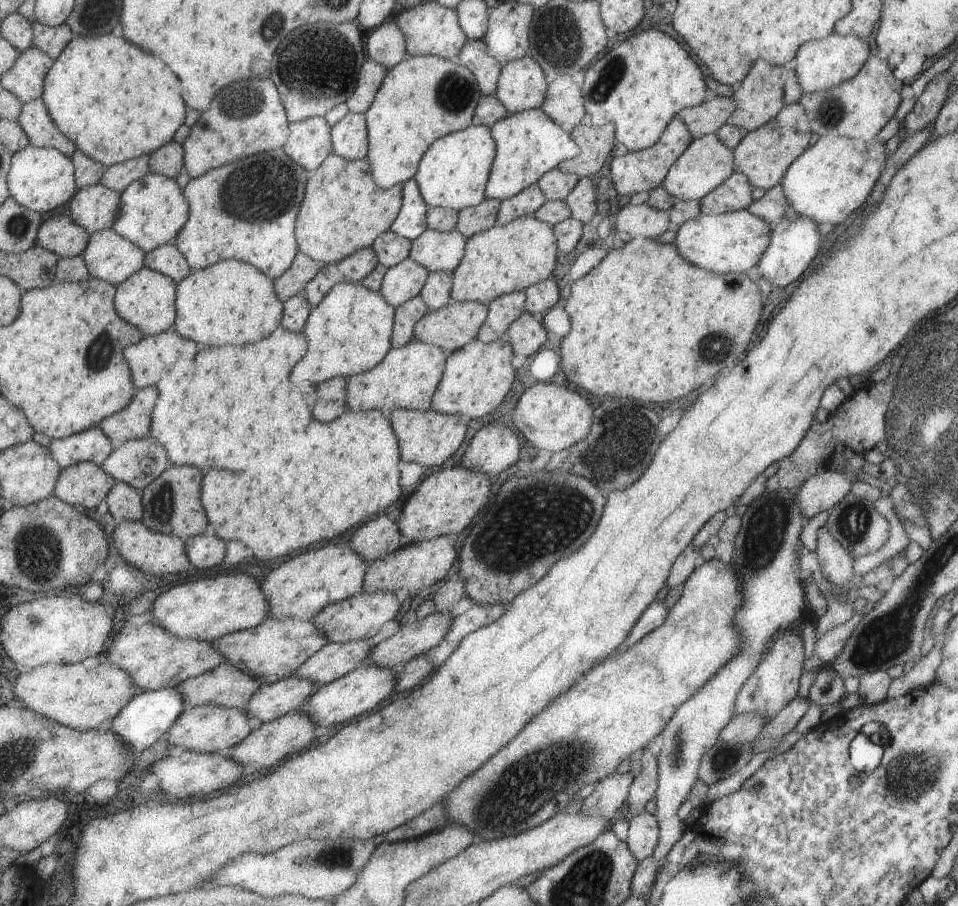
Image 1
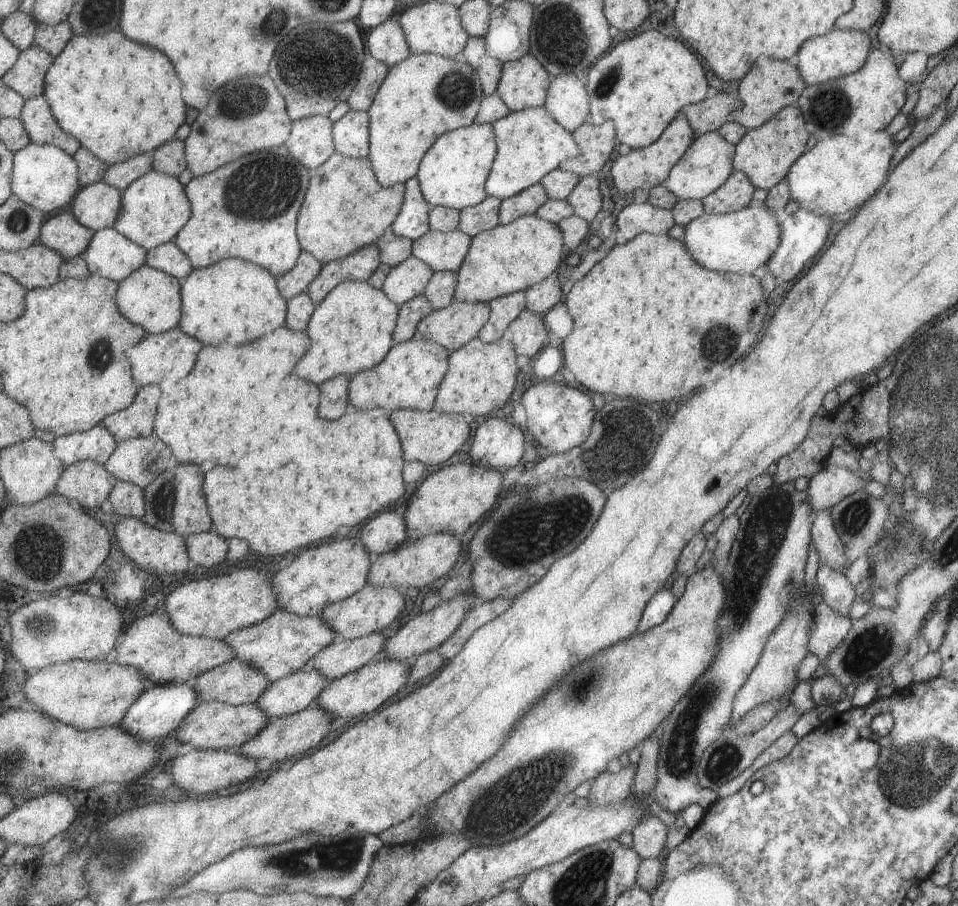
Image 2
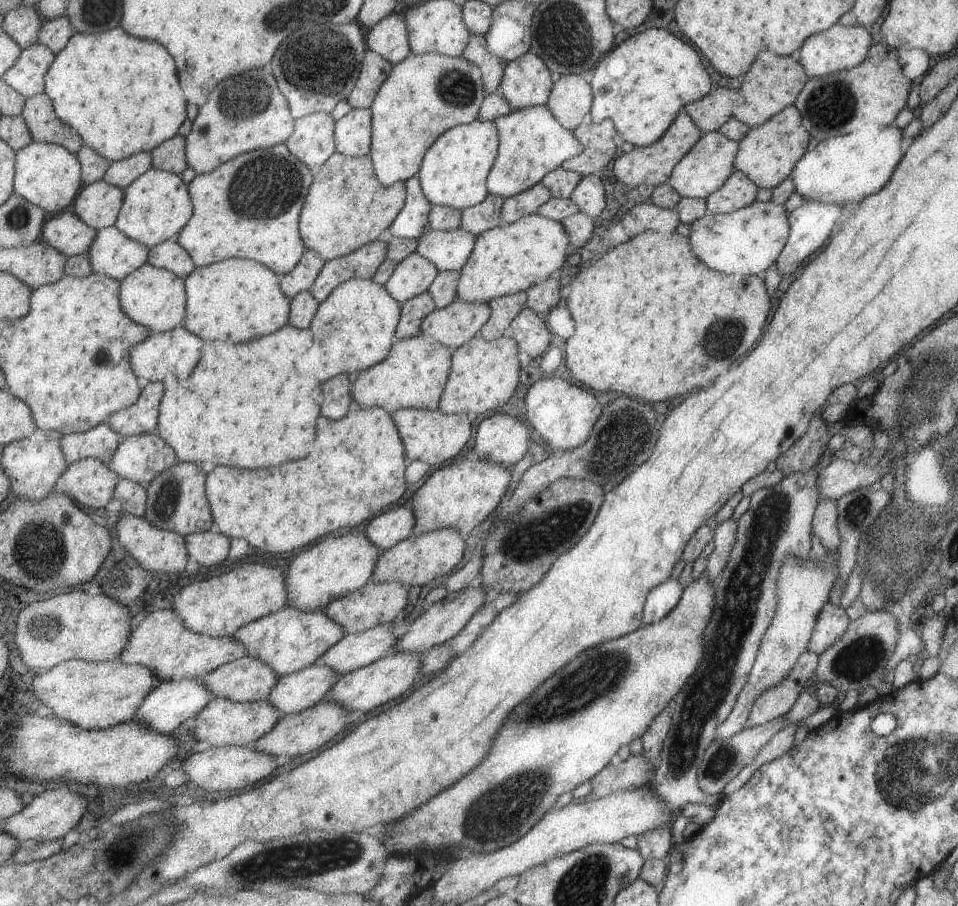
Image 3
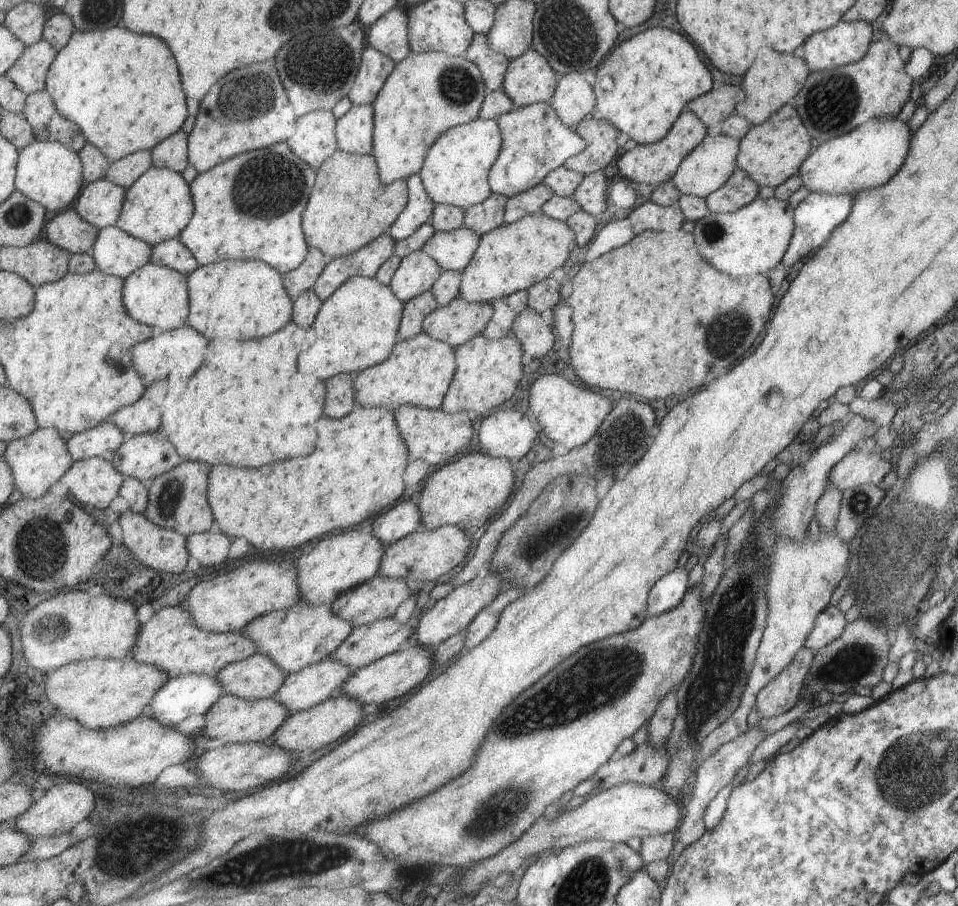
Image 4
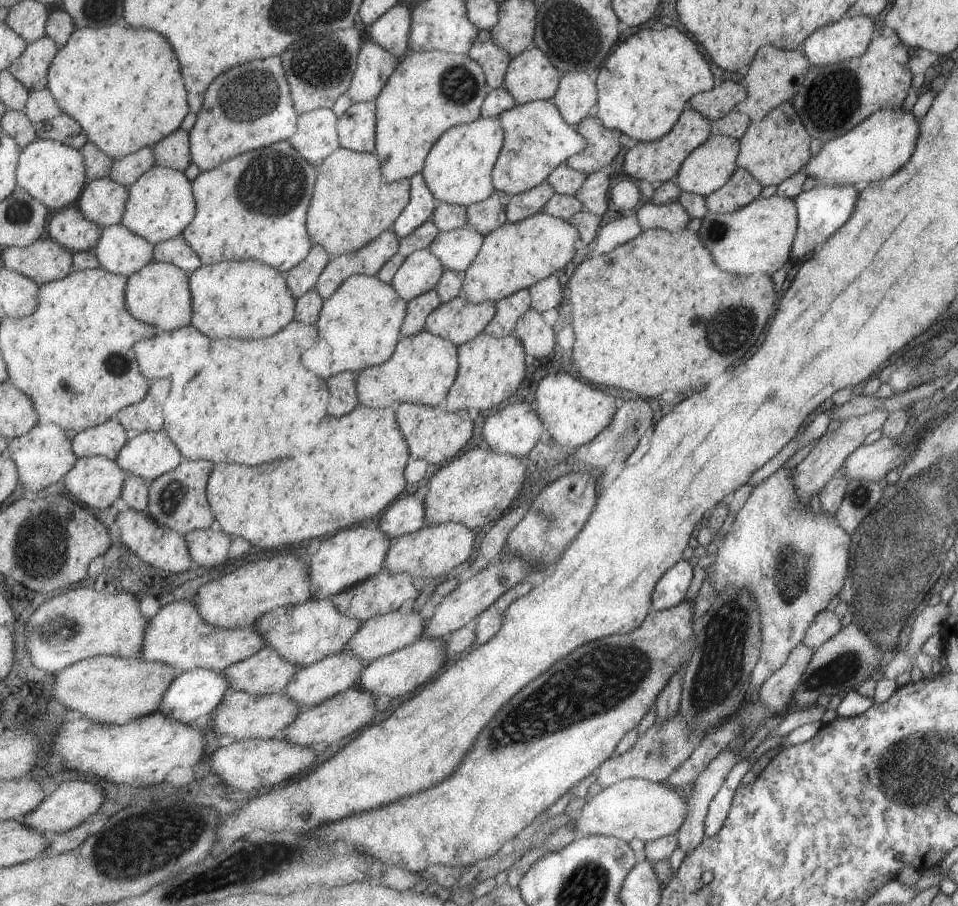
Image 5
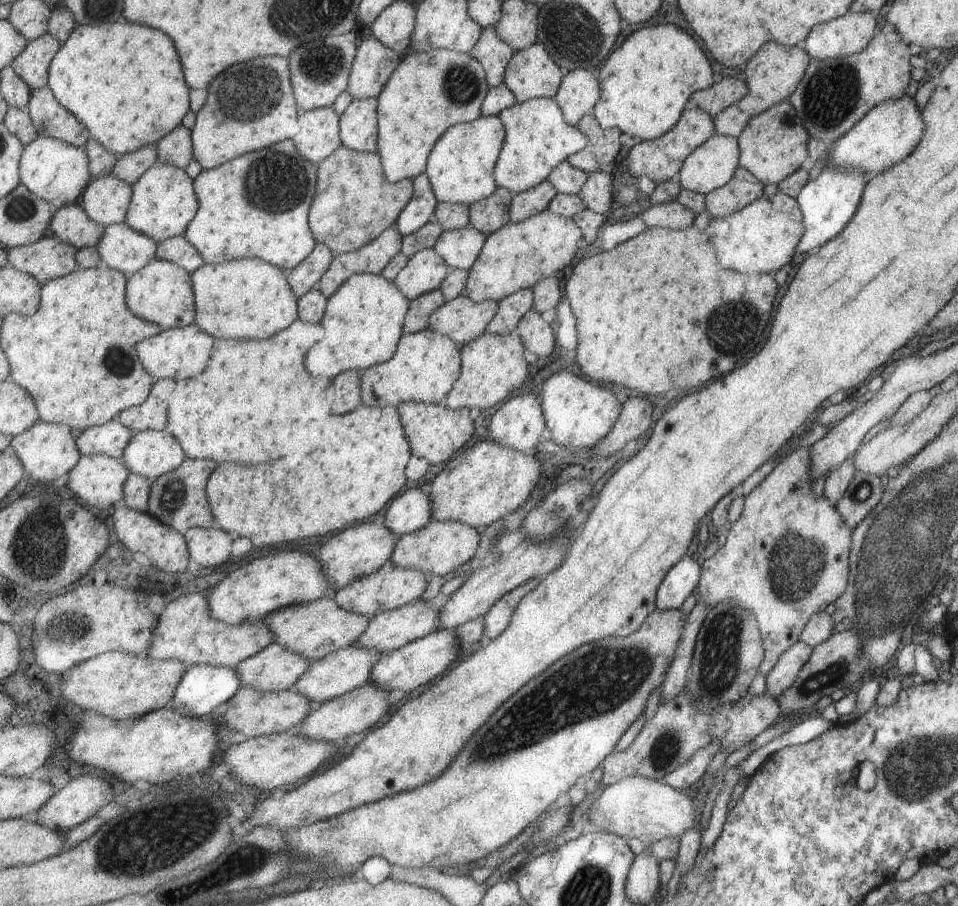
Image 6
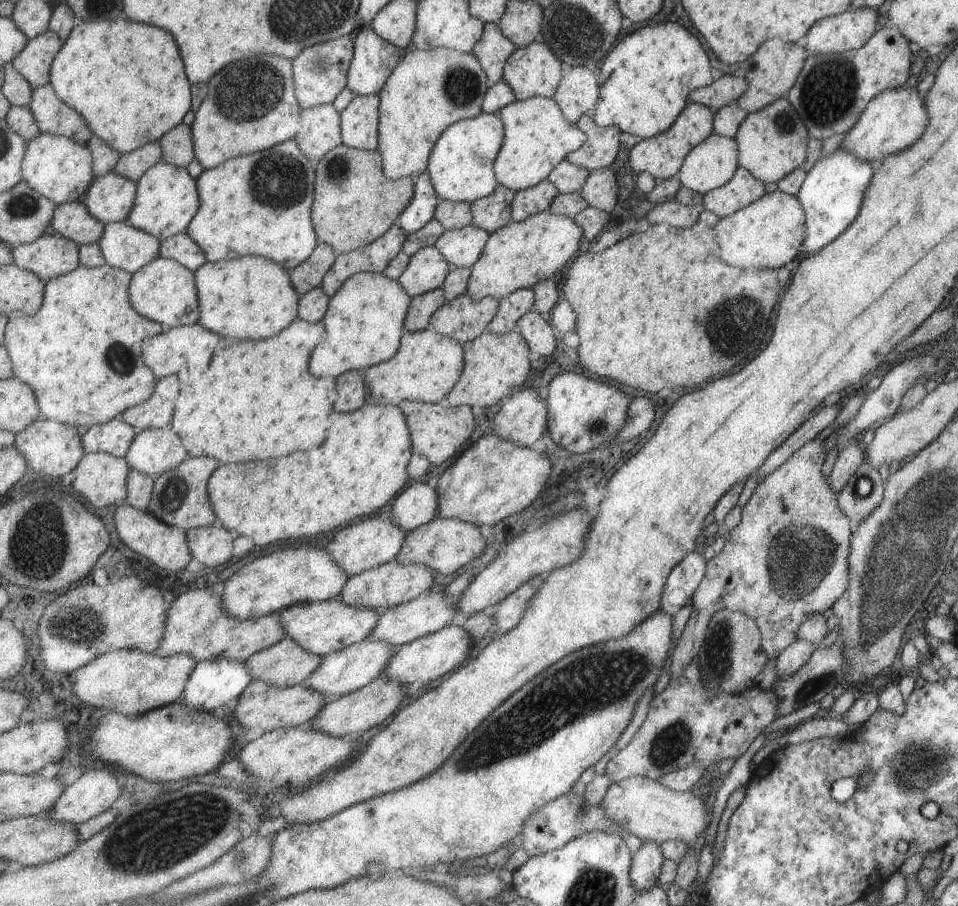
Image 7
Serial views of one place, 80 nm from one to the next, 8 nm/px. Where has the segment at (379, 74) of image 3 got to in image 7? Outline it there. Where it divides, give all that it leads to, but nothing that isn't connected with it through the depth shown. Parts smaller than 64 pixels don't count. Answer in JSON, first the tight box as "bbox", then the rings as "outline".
{"bbox":[346,26,399,95],"outline":[[[366,26],[353,40],[353,58],[346,74],[346,87],[355,95],[377,95],[399,62],[399,49]]]}

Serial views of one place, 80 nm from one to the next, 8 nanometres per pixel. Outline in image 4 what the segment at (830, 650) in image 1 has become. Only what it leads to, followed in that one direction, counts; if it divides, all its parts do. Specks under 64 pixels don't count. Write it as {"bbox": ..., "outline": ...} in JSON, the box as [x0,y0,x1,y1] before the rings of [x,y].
{"bbox":[804,607,845,653],"outline":[[[827,607],[814,621],[813,629],[807,634],[804,646],[813,653],[841,636],[845,628],[844,614],[837,607]]]}

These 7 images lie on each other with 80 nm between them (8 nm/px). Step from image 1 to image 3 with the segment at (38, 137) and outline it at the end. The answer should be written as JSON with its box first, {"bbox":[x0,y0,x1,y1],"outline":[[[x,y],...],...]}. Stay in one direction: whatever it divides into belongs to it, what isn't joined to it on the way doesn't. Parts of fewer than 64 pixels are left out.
{"bbox":[20,92,82,154],"outline":[[[44,92],[24,99],[20,116],[36,143],[53,143],[74,154],[82,145],[79,135],[57,118],[51,101]]]}

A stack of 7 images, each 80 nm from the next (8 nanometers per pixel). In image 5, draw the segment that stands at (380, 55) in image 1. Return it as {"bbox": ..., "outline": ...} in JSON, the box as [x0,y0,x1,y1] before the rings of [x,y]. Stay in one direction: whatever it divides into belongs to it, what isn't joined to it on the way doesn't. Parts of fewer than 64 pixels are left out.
{"bbox":[369,2,411,60],"outline":[[[400,2],[391,6],[369,26],[369,37],[382,50],[401,60],[408,48],[411,6]]]}

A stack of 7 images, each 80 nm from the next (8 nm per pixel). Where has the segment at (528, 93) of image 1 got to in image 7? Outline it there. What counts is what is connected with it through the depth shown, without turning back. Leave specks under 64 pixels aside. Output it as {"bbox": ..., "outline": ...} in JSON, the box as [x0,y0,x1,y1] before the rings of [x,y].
{"bbox":[502,40,561,101],"outline":[[[535,40],[509,55],[502,68],[502,80],[511,87],[517,101],[534,96],[552,98],[561,80],[559,70],[560,60],[545,43]]]}

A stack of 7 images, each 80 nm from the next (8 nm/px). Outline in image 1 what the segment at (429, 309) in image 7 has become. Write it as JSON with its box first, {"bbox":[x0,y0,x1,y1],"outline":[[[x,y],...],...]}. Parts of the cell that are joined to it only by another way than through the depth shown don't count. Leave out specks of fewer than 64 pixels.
{"bbox":[390,295,429,348],"outline":[[[417,295],[394,308],[393,326],[390,338],[392,348],[405,346],[413,340],[413,325],[429,310],[423,299]]]}

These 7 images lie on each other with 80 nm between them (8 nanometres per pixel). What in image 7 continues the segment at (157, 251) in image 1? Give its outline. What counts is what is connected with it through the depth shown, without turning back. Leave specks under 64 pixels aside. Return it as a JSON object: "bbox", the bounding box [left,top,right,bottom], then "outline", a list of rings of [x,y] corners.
{"bbox":[158,232,206,272],"outline":[[[186,232],[177,233],[160,241],[158,256],[162,259],[174,260],[191,272],[206,262],[202,250]]]}

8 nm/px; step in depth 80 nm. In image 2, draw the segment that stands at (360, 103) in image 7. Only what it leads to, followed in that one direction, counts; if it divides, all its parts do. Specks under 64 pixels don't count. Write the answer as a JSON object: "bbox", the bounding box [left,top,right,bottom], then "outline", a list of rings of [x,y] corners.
{"bbox":[332,111,368,159],"outline":[[[348,111],[332,122],[332,141],[335,152],[344,157],[362,159],[368,156],[367,111]]]}

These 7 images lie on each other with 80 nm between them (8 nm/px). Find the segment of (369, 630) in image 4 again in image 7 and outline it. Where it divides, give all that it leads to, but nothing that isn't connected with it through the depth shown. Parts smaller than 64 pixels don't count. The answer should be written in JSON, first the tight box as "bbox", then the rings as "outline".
{"bbox":[368,590,457,649],"outline":[[[425,590],[418,598],[405,602],[404,604],[397,604],[392,608],[385,610],[379,615],[377,624],[373,626],[373,630],[368,637],[374,640],[385,640],[387,644],[391,644],[395,649],[405,645],[416,638],[422,638],[427,634],[432,634],[445,626],[456,622],[457,608],[455,604],[449,604],[445,600],[445,592],[431,592]]]}

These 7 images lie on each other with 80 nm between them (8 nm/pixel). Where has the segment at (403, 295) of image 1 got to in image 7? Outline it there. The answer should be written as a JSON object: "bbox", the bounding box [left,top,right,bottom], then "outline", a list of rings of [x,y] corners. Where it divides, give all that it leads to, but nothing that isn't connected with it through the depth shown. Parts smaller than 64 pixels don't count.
{"bbox":[397,246,450,297],"outline":[[[434,246],[423,247],[411,256],[397,282],[410,297],[414,297],[440,288],[450,269]]]}

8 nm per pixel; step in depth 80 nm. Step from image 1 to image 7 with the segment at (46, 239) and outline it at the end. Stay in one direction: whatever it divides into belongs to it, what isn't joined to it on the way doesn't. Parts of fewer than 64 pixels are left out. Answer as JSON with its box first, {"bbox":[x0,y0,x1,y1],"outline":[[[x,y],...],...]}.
{"bbox":[50,200,104,246],"outline":[[[78,200],[55,205],[50,224],[55,232],[77,246],[97,243],[104,229],[104,224],[93,218]]]}

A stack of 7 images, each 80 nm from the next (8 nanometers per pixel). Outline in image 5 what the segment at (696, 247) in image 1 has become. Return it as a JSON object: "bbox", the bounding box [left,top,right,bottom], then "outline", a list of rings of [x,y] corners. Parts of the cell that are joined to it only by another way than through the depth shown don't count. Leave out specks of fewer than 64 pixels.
{"bbox":[697,195,797,276],"outline":[[[773,195],[769,198],[757,198],[749,202],[741,209],[727,214],[710,213],[700,220],[701,227],[697,230],[697,235],[701,244],[709,250],[709,255],[713,262],[725,270],[738,276],[773,274],[782,267],[784,263],[789,263],[789,254],[796,236],[797,210],[793,201],[783,196]]]}

